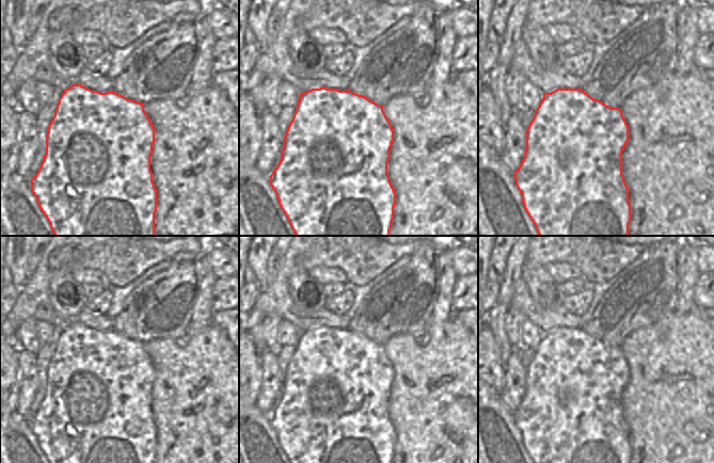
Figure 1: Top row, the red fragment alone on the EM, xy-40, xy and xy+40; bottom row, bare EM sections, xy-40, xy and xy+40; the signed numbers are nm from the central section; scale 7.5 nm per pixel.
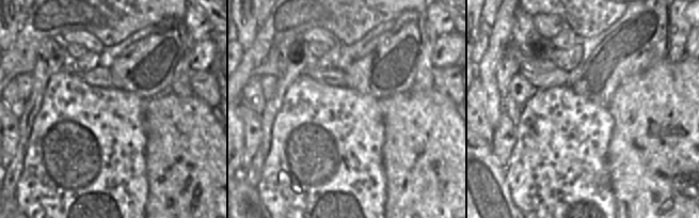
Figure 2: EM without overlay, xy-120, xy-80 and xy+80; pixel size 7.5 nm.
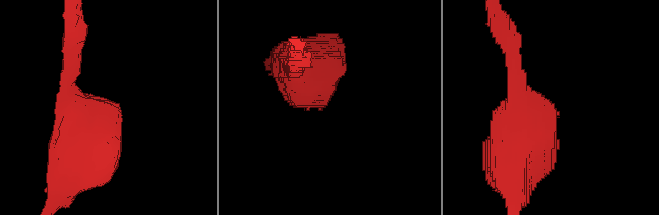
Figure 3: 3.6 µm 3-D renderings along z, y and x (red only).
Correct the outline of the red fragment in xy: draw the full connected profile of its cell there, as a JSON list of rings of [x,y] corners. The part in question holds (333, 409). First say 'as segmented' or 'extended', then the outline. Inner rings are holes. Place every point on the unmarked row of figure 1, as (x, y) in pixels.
as segmented; [[[324,325],[300,332],[293,356],[285,371],[281,399],[269,415],[270,425],[276,433],[279,444],[289,463],[392,463],[396,444],[396,431],[387,414],[387,401],[393,380],[394,369],[383,350],[383,345],[371,340],[367,336],[352,332],[349,328],[339,330]]]

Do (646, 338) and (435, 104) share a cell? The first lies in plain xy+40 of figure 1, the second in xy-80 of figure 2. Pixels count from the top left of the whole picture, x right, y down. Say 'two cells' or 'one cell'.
one cell

